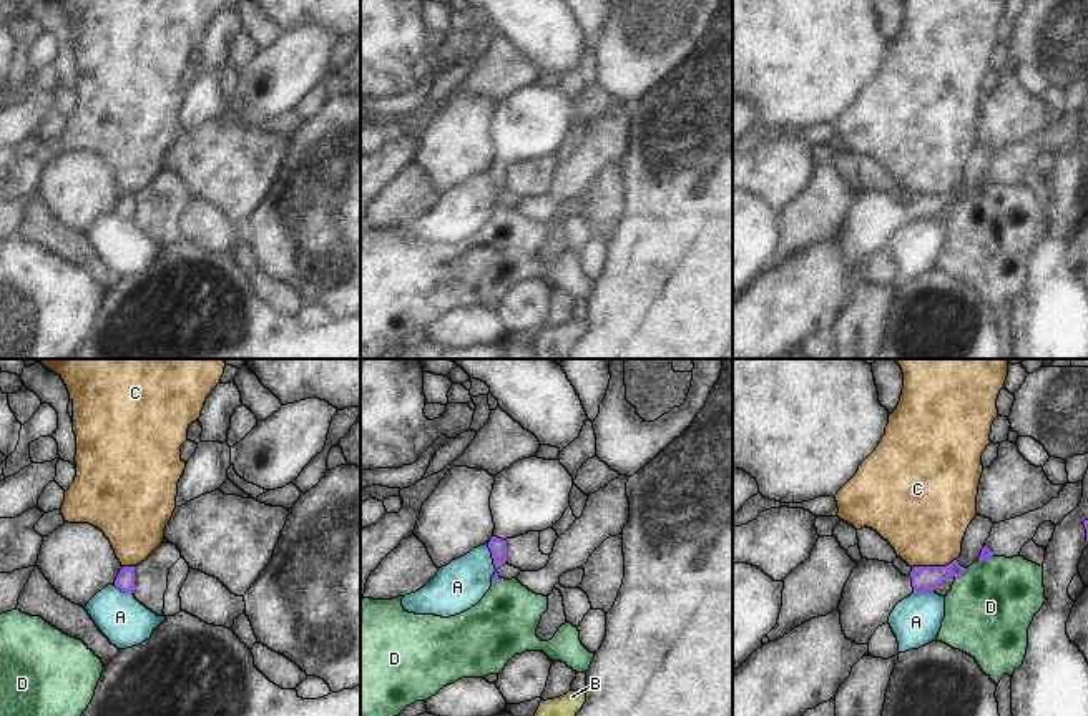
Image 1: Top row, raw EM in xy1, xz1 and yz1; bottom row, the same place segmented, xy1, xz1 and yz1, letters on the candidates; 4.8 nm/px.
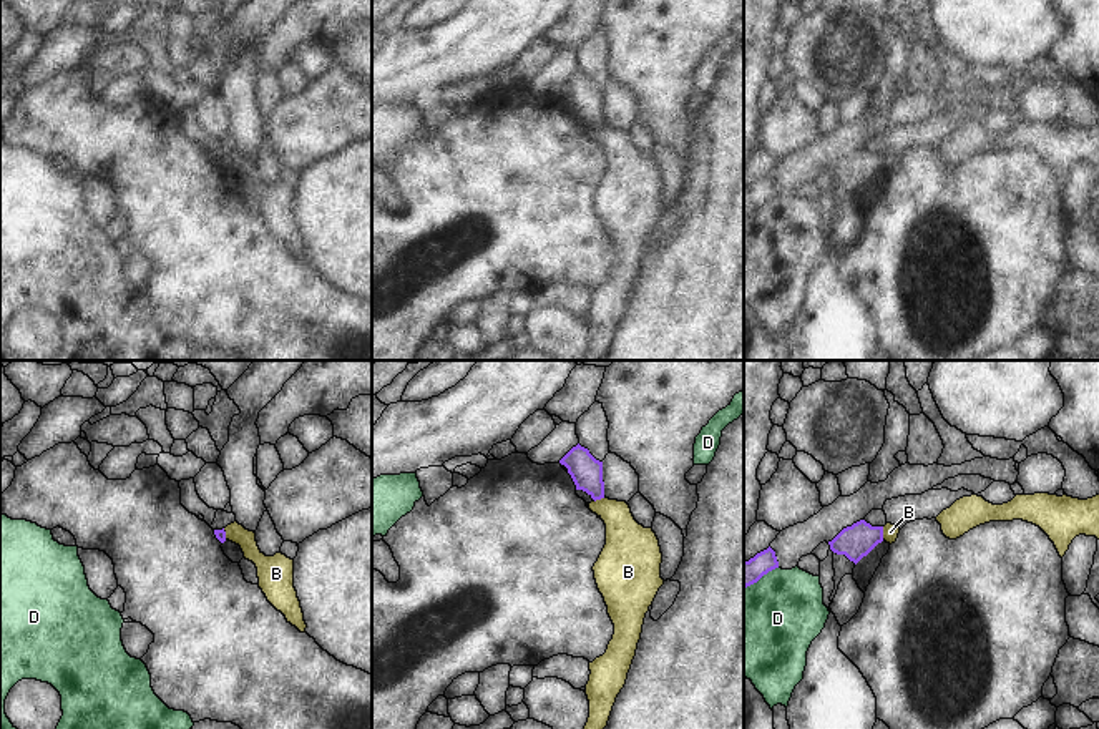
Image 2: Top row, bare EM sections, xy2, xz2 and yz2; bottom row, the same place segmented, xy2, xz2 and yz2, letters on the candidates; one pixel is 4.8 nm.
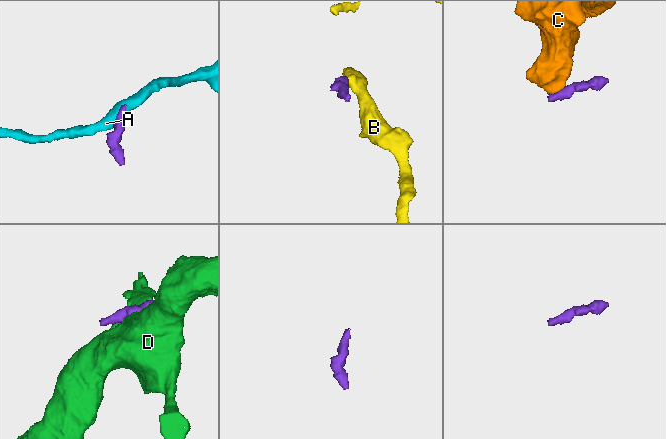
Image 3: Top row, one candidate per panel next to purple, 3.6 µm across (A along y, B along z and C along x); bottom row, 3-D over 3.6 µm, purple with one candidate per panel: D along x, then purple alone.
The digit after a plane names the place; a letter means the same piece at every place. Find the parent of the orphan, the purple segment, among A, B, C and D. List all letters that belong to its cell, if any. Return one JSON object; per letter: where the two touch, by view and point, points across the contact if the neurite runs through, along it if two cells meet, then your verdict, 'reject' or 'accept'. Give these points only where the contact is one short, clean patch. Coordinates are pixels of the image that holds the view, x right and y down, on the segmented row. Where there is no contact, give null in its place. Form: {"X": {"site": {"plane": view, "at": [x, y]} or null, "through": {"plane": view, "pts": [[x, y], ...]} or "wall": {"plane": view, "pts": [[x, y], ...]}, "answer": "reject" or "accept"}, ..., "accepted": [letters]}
{"A": {"site": {"plane": "xz1", "at": [494, 562]}, "wall": {"plane": "xz1", "pts": [[487, 542], [495, 568], [490, 582]]}, "answer": "reject"}, "B": {"site": {"plane": "yz2", "at": [882, 533]}, "wall": {"plane": "yz2", "pts": [[882, 527], [884, 538]]}, "answer": "reject"}, "C": {"site": {"plane": "yz1", "at": [934, 567]}, "wall": {"plane": "yz1", "pts": [[955, 559], [944, 565], [916, 565], [912, 568]]}, "answer": "reject"}, "D": {"site": {"plane": "yz1", "at": [960, 573]}, "answer": "reject"}, "accepted": []}

